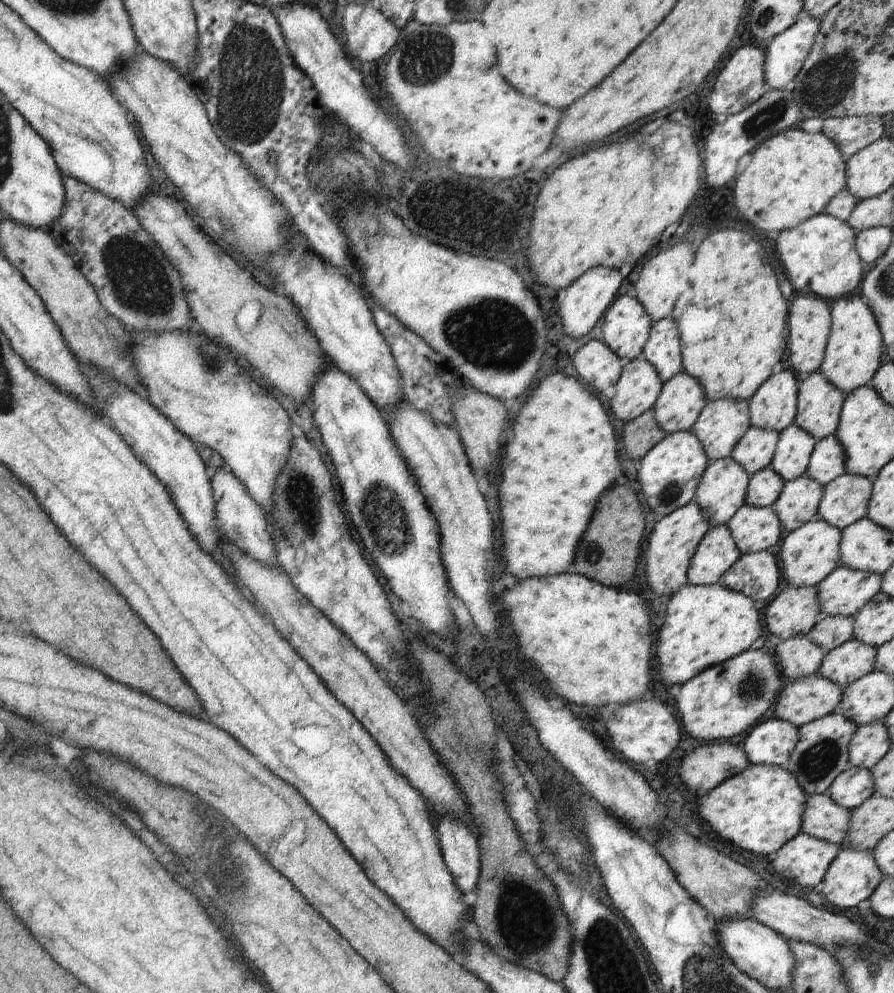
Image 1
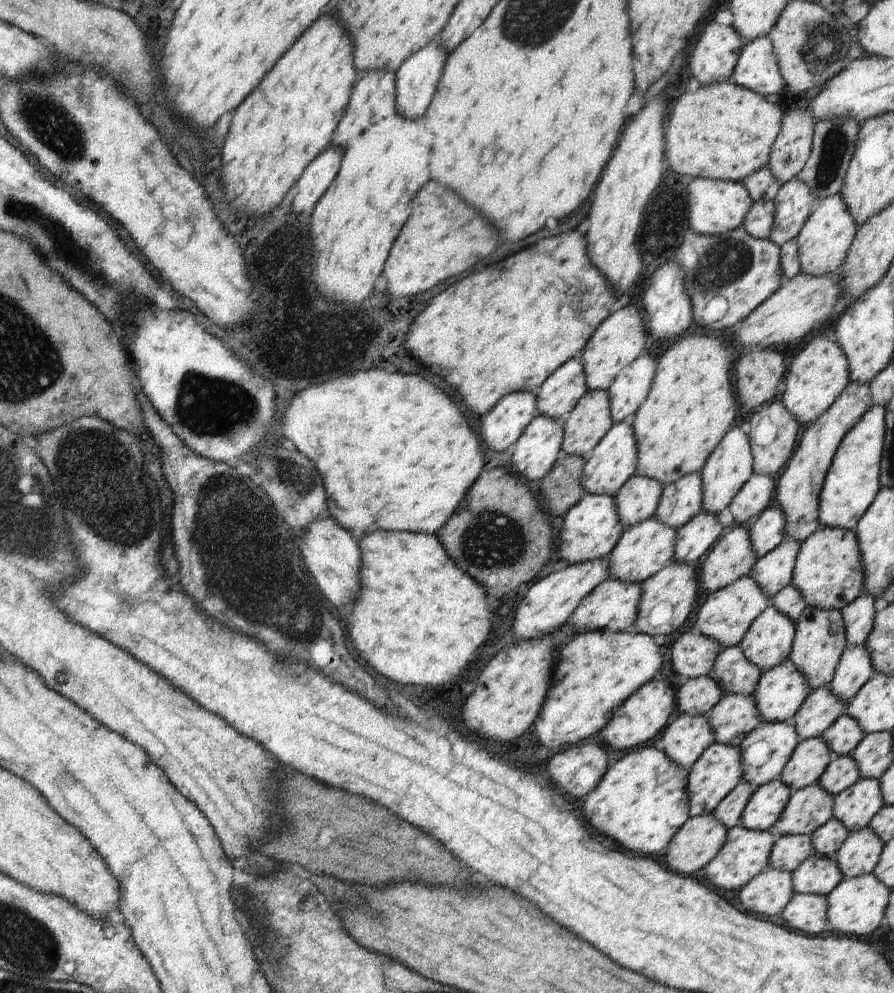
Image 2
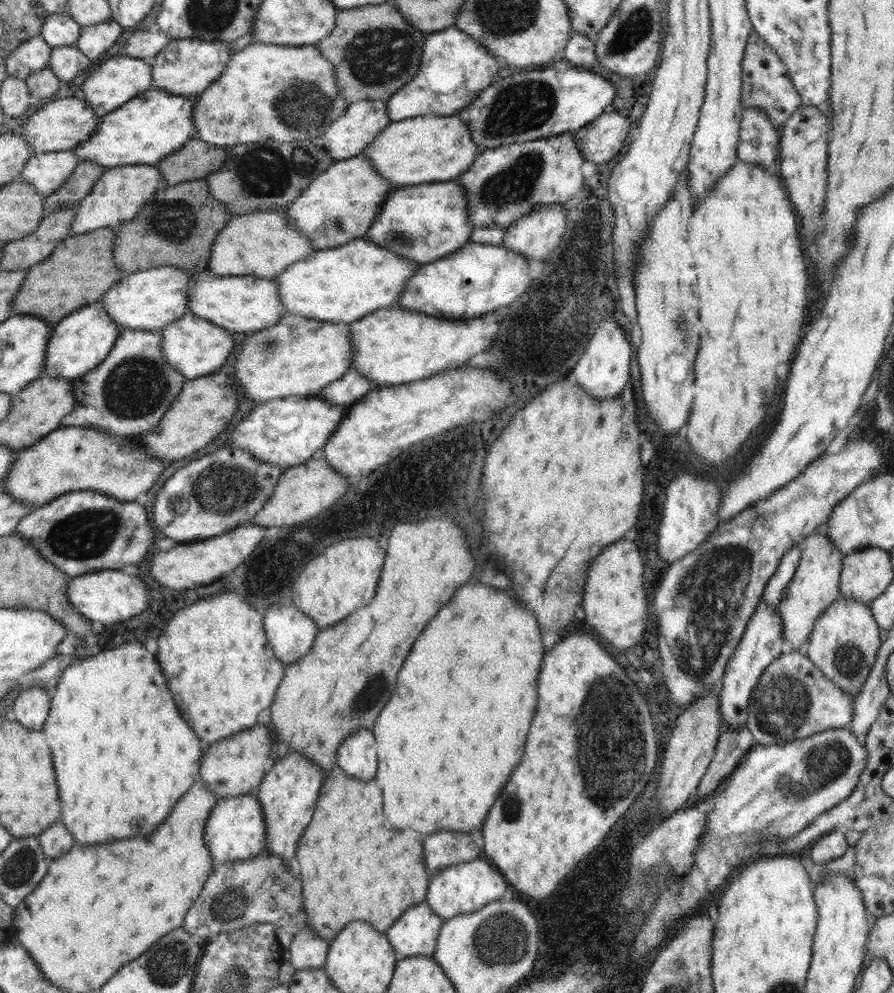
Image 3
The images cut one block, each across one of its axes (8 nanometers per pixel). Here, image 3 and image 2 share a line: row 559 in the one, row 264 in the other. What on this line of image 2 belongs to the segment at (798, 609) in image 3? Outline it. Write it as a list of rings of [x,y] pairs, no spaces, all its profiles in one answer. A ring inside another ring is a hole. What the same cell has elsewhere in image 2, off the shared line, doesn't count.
[[[839,194],[817,202],[796,237],[801,272],[808,276],[832,276],[836,273],[846,258],[858,227]]]

